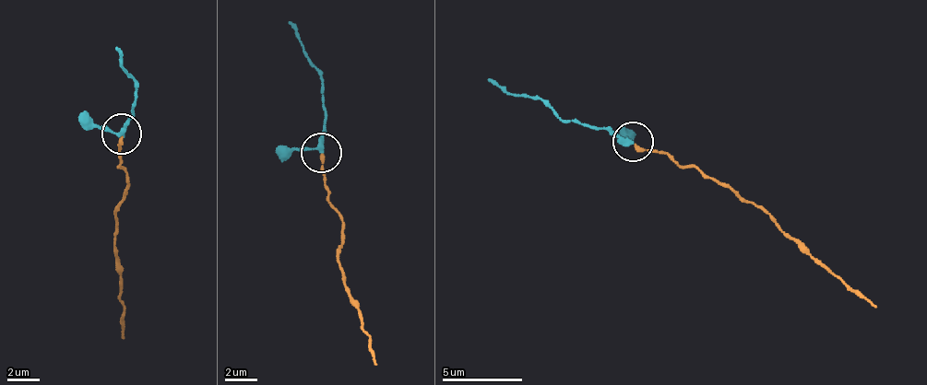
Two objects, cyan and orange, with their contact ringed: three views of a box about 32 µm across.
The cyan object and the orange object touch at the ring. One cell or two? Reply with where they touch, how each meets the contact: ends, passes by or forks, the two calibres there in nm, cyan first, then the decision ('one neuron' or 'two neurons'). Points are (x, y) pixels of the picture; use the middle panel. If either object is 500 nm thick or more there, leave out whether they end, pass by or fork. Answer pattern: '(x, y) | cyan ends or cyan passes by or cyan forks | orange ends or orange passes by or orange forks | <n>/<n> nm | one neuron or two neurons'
(321, 153) | cyan passes by | orange ends | 280/200 nm | one neuron

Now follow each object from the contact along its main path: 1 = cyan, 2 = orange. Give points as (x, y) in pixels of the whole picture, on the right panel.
1: (632, 143), (605, 129), (561, 121), (545, 105), (490, 80)
2: (635, 143), (756, 203), (789, 235), (874, 308)

